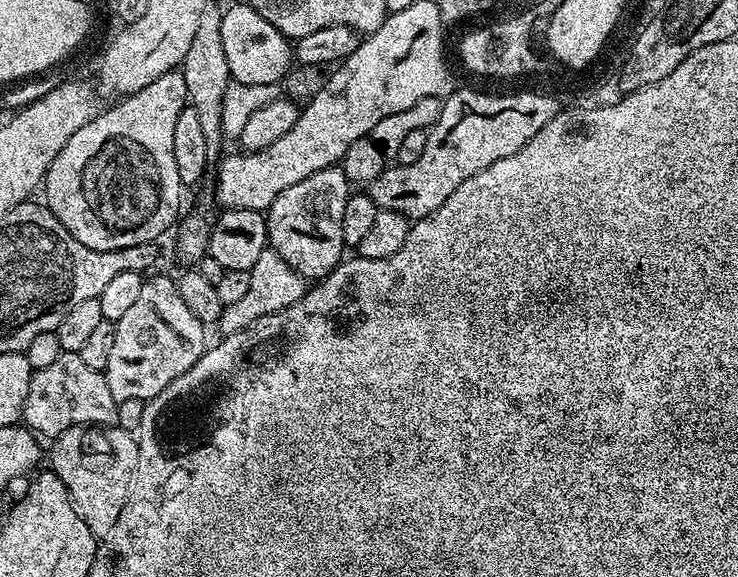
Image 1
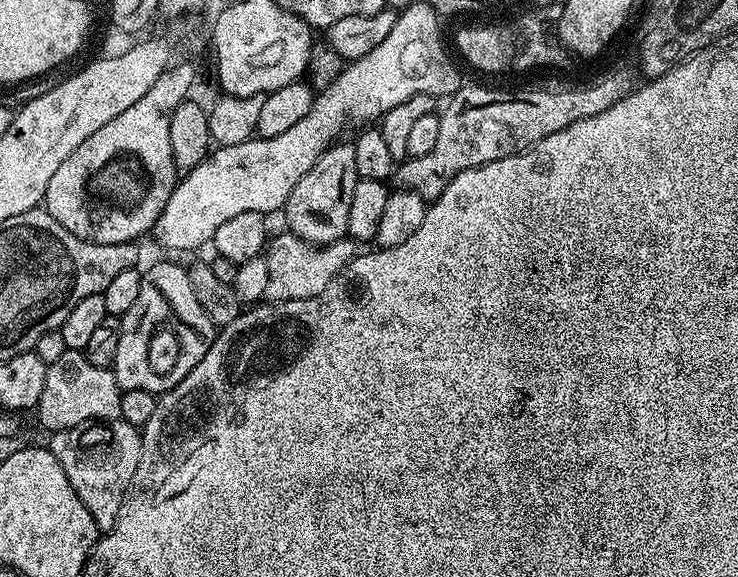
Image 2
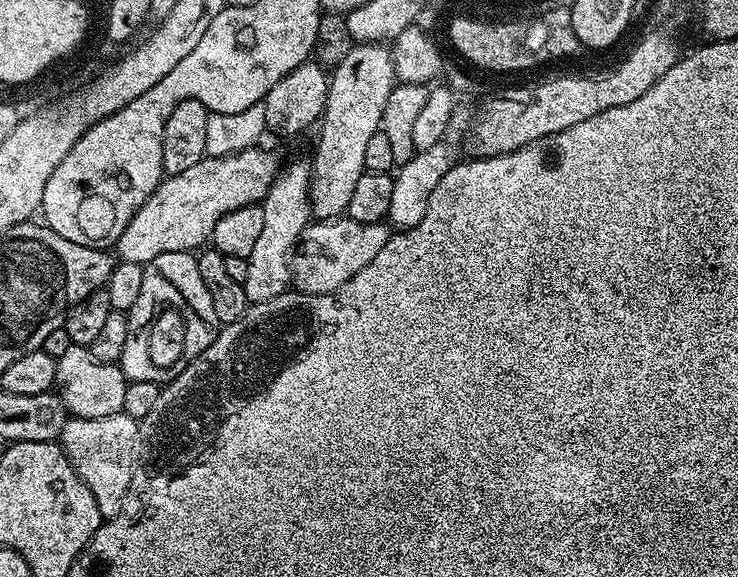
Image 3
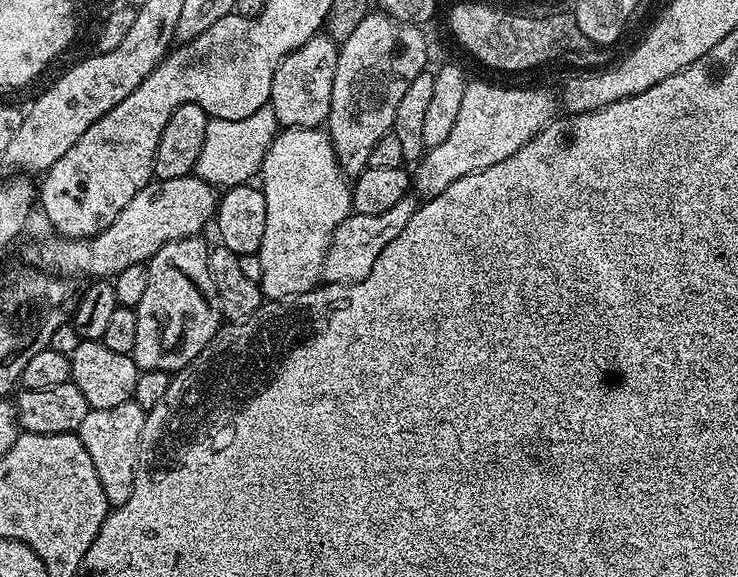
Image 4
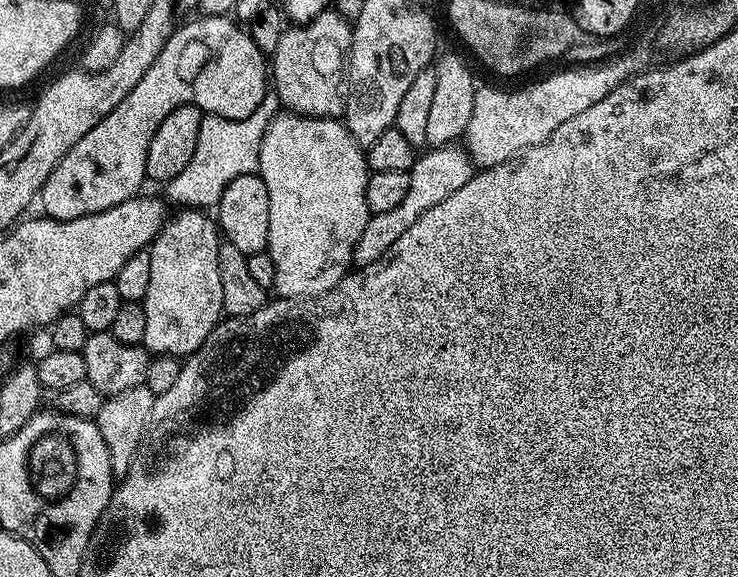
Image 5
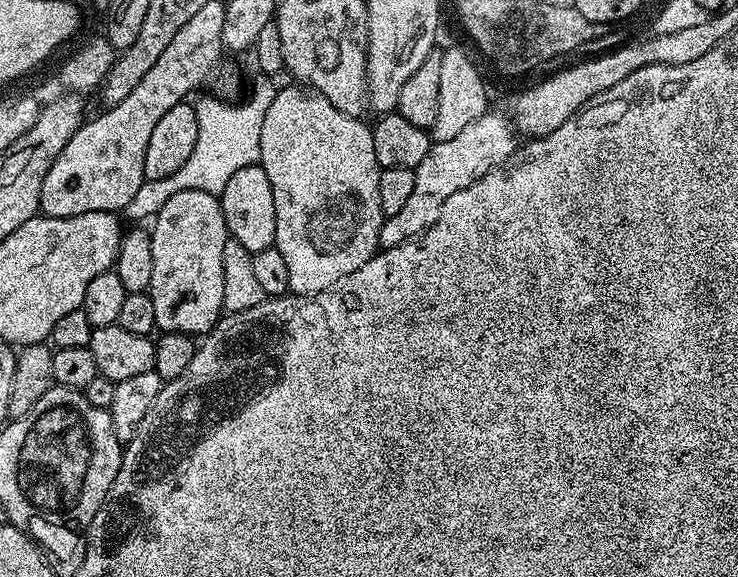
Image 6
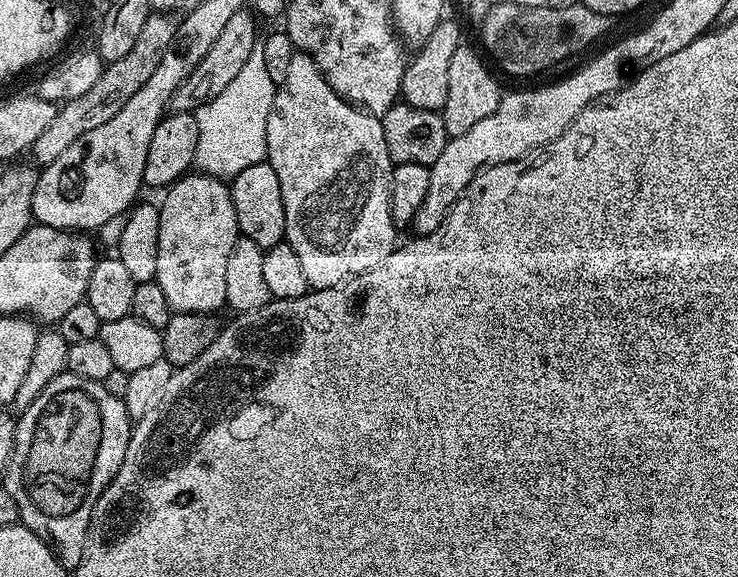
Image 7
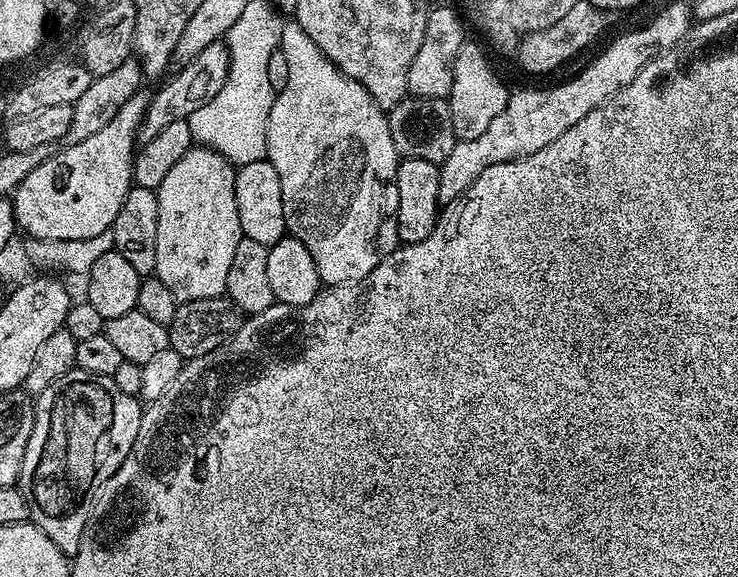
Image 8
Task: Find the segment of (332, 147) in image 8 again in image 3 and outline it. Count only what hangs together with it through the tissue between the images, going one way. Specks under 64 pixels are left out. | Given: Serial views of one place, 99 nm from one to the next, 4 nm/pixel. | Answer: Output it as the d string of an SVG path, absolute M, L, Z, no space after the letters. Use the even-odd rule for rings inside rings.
M307 159L296 160L292 165L285 167L273 182L270 190L264 195L262 207L266 214L266 222L262 226L262 235L250 250L248 255L249 273L246 274L246 282L243 284L246 290L246 298L249 305L270 302L270 298L278 298L283 292L289 291L292 284L292 257L300 243L300 233L310 223L310 201L308 199L308 185L312 183L312 170Z

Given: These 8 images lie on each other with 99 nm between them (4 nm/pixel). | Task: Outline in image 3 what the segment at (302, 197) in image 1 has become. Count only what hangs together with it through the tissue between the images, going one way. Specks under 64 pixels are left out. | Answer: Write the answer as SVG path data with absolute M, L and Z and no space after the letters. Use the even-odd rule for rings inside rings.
M380 42L353 43L349 53L340 64L331 69L324 115L318 124L320 141L316 144L316 158L312 158L310 162L312 183L308 185L308 199L311 215L316 220L340 218L347 213L354 185L358 183L358 178L362 178L362 174L365 172L366 145L369 144L370 138L374 138L374 134L380 131L380 119L382 118L382 110L386 110L386 98L390 98L397 83L396 63L392 61L391 51Z

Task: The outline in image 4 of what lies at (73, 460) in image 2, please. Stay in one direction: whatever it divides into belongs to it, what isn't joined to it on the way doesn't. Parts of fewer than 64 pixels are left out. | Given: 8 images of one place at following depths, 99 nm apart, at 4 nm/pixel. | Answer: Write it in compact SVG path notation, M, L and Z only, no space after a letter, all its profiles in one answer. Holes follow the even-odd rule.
M130 399L122 402L122 406L110 406L110 410L91 409L86 418L82 418L78 435L82 446L86 446L86 454L90 454L90 462L94 462L94 470L98 470L98 482L102 482L102 490L109 505L124 504L134 490L134 474L145 415L146 410Z

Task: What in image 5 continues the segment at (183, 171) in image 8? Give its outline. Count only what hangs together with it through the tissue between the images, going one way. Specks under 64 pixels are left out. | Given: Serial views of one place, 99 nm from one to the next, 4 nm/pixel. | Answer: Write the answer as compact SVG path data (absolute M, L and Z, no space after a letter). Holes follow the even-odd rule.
M180 210L177 216L169 215L165 219L156 239L147 249L150 257L150 290L143 298L146 314L146 330L143 347L157 356L175 356L187 358L197 352L206 342L206 338L222 319L222 278L218 274L218 250L222 237L218 225L211 215L204 210Z

